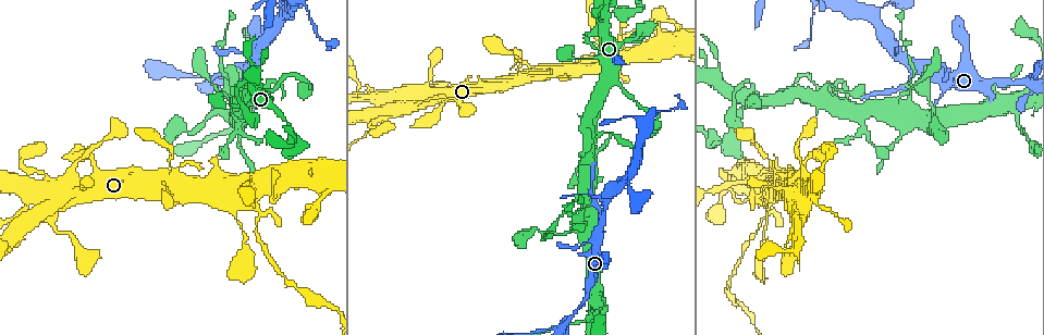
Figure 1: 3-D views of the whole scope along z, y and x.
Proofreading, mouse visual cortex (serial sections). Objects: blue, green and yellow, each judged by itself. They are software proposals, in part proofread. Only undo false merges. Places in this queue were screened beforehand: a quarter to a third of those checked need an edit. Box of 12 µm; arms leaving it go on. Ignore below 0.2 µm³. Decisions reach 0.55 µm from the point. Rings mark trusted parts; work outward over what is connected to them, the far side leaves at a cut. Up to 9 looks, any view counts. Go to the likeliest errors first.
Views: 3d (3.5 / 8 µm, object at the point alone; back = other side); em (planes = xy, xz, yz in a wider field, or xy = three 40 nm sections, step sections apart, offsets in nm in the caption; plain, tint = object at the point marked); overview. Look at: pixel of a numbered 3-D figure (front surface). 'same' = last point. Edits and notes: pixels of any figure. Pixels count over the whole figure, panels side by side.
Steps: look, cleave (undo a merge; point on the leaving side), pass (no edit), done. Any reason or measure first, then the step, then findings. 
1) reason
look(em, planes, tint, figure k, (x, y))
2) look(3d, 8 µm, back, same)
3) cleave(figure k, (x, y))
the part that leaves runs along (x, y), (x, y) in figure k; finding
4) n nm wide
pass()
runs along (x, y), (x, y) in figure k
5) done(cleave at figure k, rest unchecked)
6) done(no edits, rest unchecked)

sudden change in width
look(3d, 3.5 µm, figure 1, (258, 212))

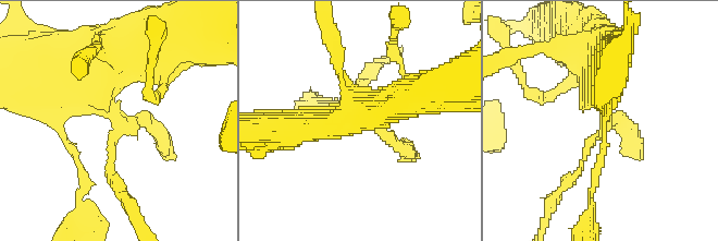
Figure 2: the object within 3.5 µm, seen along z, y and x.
now the EM
look(em, xy, step 2, tint, figure 2, (600, 116))

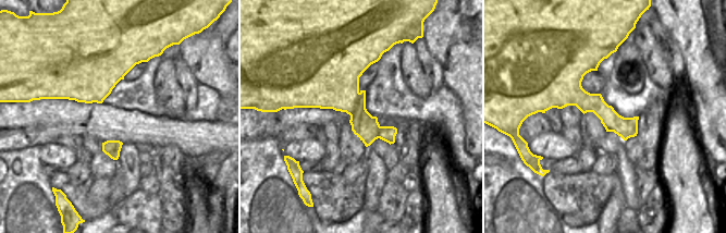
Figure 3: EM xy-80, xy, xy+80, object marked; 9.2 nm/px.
cut it another way
look(em, xy, step 1, tint, same)

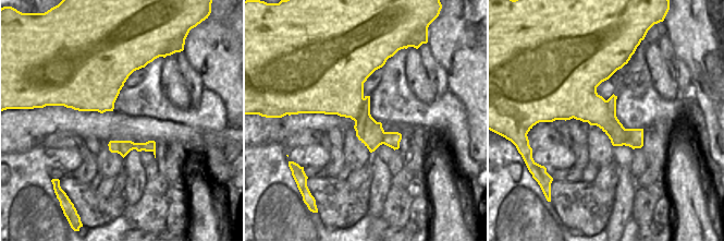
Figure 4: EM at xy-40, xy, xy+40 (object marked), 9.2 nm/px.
cleave(figure 2, (150, 121))
the part that leaves runs along (116, 117), (110, 175), (126, 201) in figure 2; a second cell is stuck on

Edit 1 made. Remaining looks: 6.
look(3d, 3.5 µm, back, figure 1, (1024, 79))

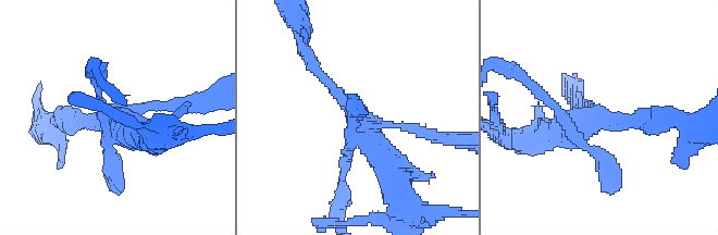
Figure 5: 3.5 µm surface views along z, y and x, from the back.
shape alone is not enough
look(em, xy, step 5, tint, figure 5, (601, 118))

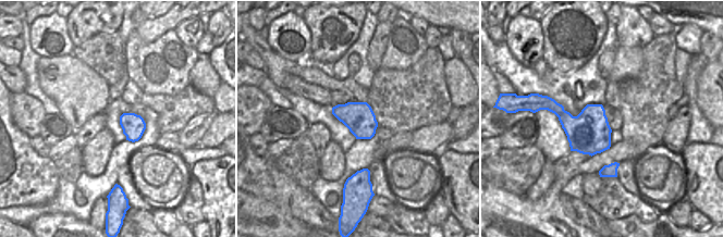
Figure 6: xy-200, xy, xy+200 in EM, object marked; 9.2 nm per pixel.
280 nm wide
pass()
runs along (311, 58), (364, 122), (421, 133) in figure 5; all the same cell

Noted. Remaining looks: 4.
abrupt turn
look(3d, 3.5 µm, figure 1, (931, 111))

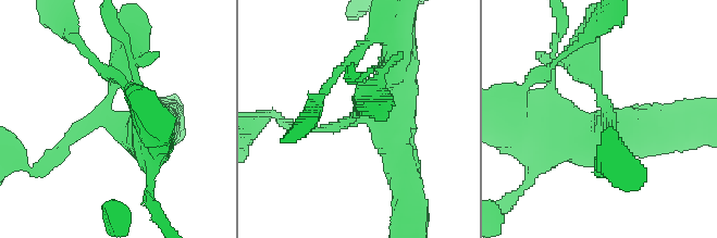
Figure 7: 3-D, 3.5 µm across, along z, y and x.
shape alone is not enough
look(em, xy, step 5, tint, figure 7, (128, 120))

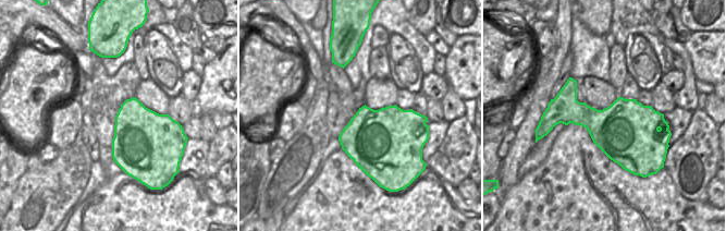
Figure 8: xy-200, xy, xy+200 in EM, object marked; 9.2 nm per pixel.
550 nm wide
pass()
runs along (397, 47), (391, 145), (404, 184) in figure 7; all the same cell

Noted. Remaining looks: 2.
thin arm on a thick one
look(3d, 3.5 µm, figure 1, (871, 17))

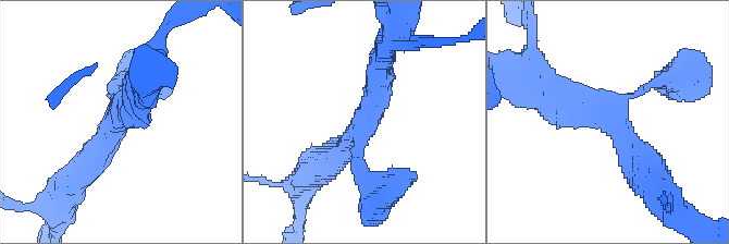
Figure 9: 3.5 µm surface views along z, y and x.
3 arms; arms of 150, 350, 400 nm; shape alone is not enough
look(em, planes, tint, figure 9, (118, 116))

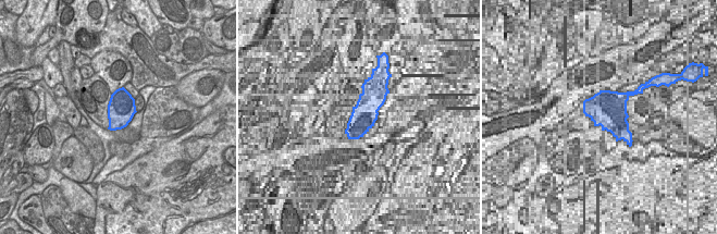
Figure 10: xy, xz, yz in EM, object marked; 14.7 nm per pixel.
pass()
runs along (647, 167), (608, 113), (553, 89) in figure 9; all the same cell

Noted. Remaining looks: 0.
done(cleave at figure 2, rest unchecked)

